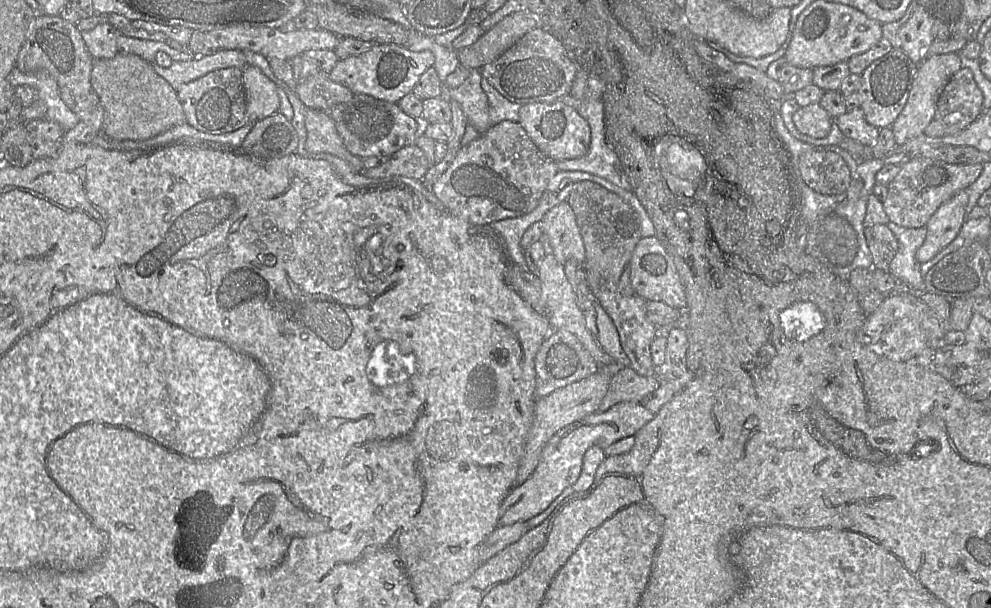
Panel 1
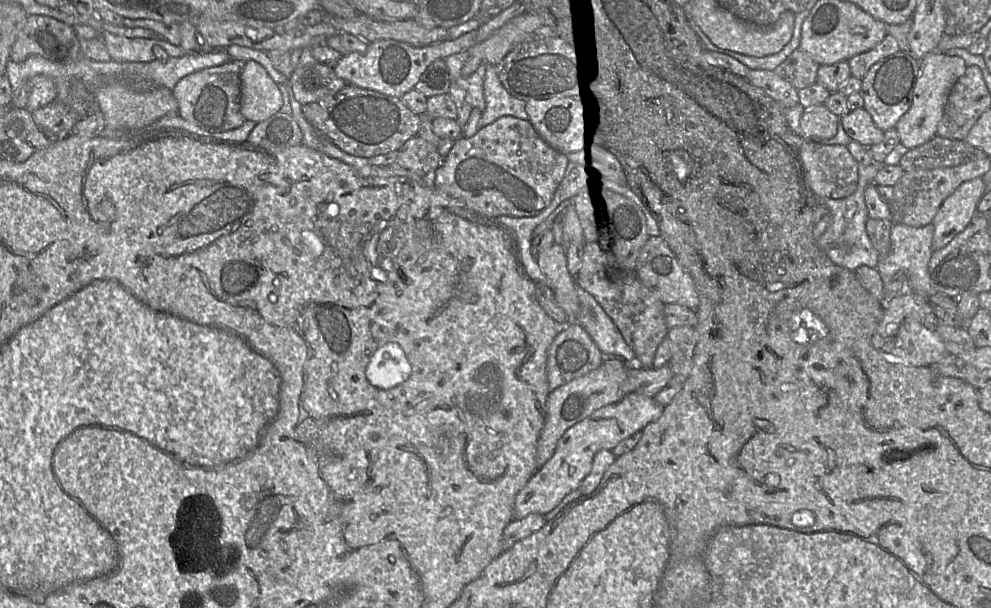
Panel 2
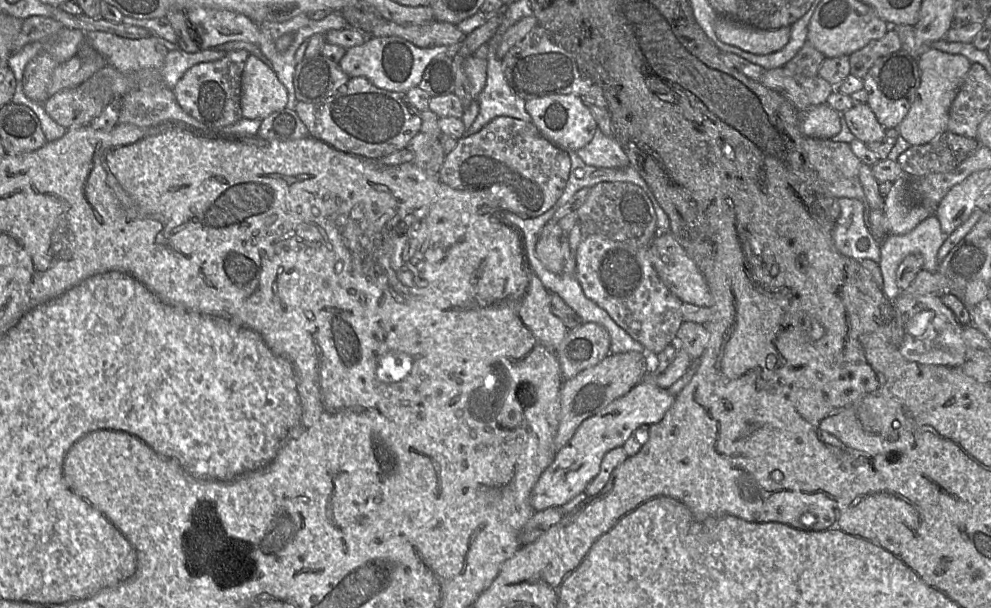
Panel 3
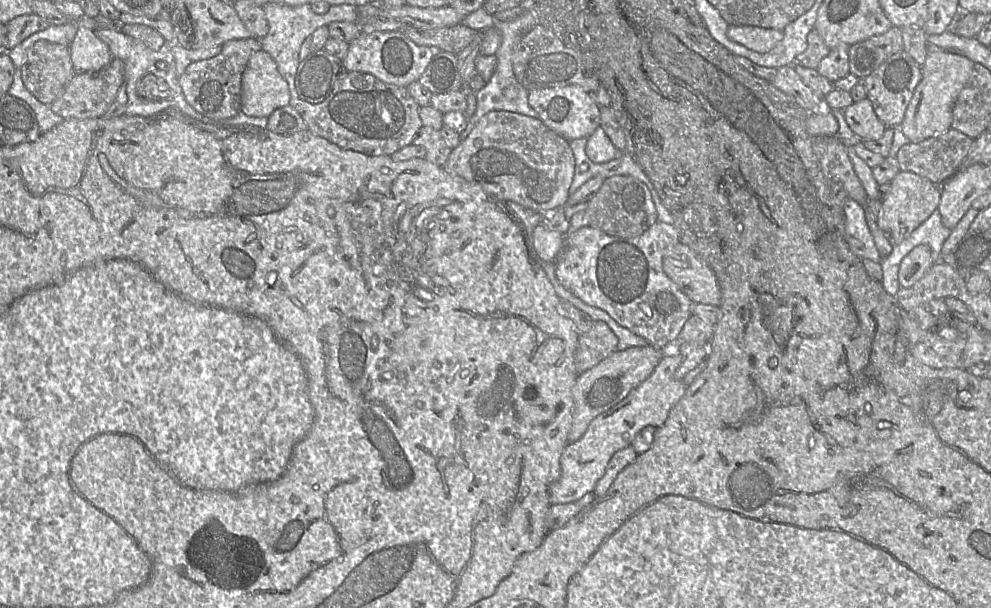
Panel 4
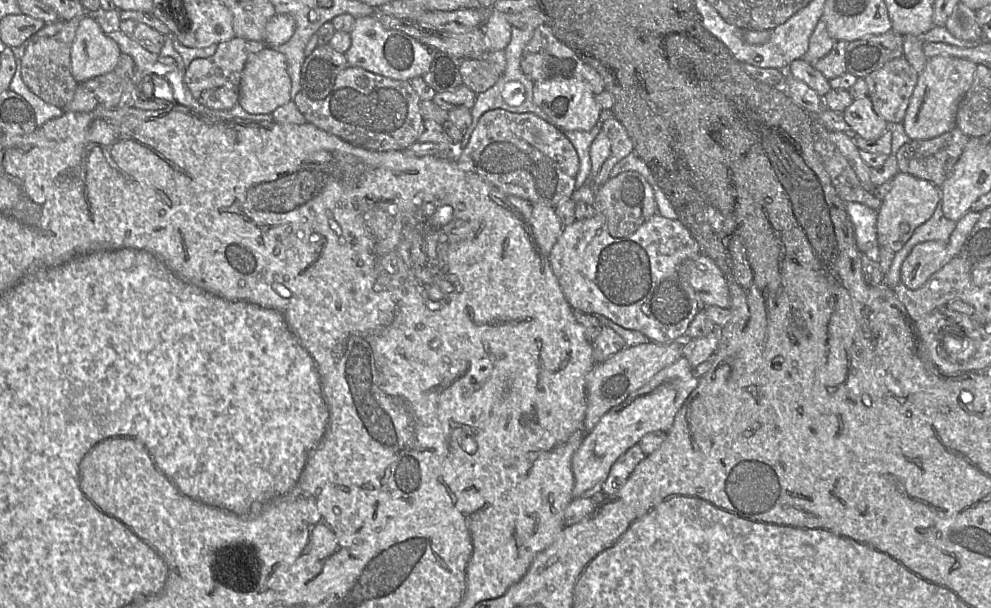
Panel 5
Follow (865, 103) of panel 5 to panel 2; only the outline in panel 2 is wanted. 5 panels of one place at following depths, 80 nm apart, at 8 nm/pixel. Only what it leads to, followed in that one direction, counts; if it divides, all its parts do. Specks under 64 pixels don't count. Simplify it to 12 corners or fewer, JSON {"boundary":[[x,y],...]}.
{"boundary":[[864,107],[839,118],[851,140],[866,148],[884,131]]}

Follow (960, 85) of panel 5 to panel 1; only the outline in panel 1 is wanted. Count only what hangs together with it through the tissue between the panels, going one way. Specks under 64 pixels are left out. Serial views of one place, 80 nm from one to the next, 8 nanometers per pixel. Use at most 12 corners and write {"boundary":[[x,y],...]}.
{"boundary":[[957,53],[924,58],[891,125],[897,145],[924,133]]}

